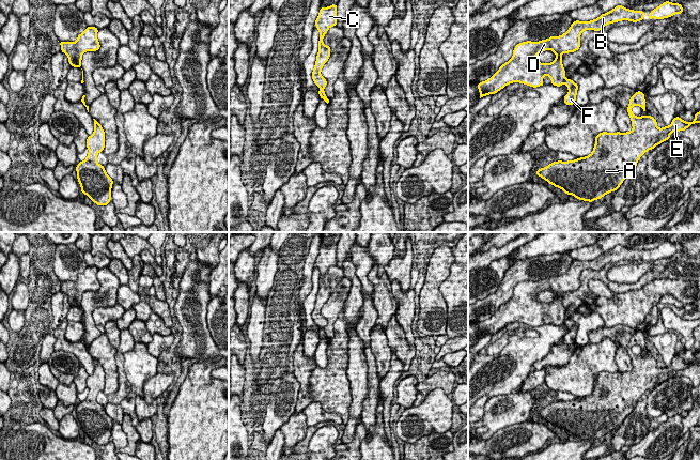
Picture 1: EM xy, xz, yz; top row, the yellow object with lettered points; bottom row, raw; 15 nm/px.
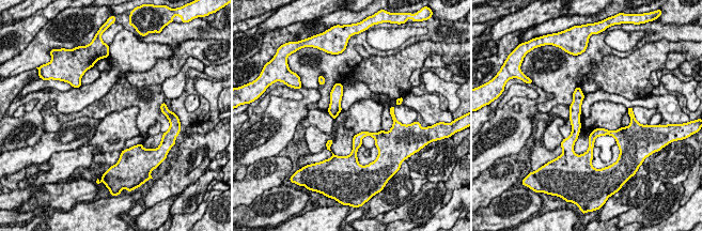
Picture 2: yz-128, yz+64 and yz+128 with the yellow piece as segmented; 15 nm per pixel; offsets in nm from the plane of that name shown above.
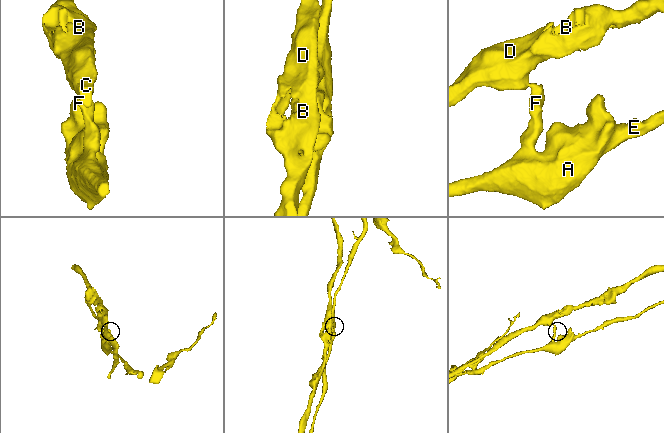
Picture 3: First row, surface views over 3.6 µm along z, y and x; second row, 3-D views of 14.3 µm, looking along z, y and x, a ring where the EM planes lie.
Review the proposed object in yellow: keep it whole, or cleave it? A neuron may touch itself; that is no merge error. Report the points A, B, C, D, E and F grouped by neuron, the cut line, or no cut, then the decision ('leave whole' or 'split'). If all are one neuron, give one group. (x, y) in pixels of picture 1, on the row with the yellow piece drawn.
A E F / B C D; cut in yz along (565, 79), (563, 82); split

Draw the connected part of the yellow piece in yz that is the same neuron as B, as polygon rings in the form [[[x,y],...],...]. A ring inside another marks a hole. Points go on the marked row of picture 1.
[[[617,5],[594,20],[575,20],[570,29],[560,36],[550,36],[540,42],[527,41],[517,44],[513,50],[513,57],[502,64],[489,79],[478,83],[480,98],[495,94],[507,85],[513,82],[525,83],[533,88],[544,86],[543,77],[546,75],[550,77],[553,86],[561,87],[565,80],[561,55],[579,49],[580,34],[585,30],[600,31],[608,24],[622,20],[636,24],[644,20],[643,16],[643,11],[633,11],[622,5]],[[547,49],[550,49],[557,57],[551,63],[540,63],[535,59],[536,55]]]

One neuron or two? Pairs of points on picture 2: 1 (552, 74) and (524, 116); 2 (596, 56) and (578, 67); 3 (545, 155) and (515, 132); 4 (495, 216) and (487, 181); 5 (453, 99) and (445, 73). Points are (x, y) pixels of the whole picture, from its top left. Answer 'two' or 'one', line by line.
1: two
2: one
3: two
4: two
5: two

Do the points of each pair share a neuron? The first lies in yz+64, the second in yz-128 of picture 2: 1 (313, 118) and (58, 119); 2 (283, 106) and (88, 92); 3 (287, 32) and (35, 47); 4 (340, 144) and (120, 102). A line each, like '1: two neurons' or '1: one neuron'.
1: one neuron
2: one neuron
3: one neuron
4: two neurons

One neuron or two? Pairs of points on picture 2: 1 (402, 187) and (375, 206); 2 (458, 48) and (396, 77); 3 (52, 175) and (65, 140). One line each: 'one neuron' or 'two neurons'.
1: one neuron
2: one neuron
3: two neurons

